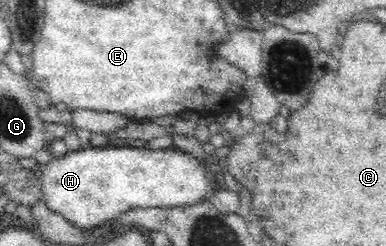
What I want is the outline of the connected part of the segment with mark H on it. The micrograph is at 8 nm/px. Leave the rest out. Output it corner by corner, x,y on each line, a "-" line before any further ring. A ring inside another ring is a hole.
114,146
111,148
81,148
80,150
68,152
65,156
58,159
51,158
47,165
41,165
41,172
37,175
37,180
40,183
40,190
42,193
42,198
45,200
46,206
53,211
53,213
58,213
70,223
75,229
90,230
98,225
101,225
104,221
108,219
117,217
117,215
122,215
125,211
130,209
137,209
138,207
175,207
180,205
191,205
194,203
199,203
206,200
209,191
209,178
205,174
205,166
203,163
199,162
193,155
182,151
177,147
170,147
167,149
150,149
148,147
139,148
131,146

